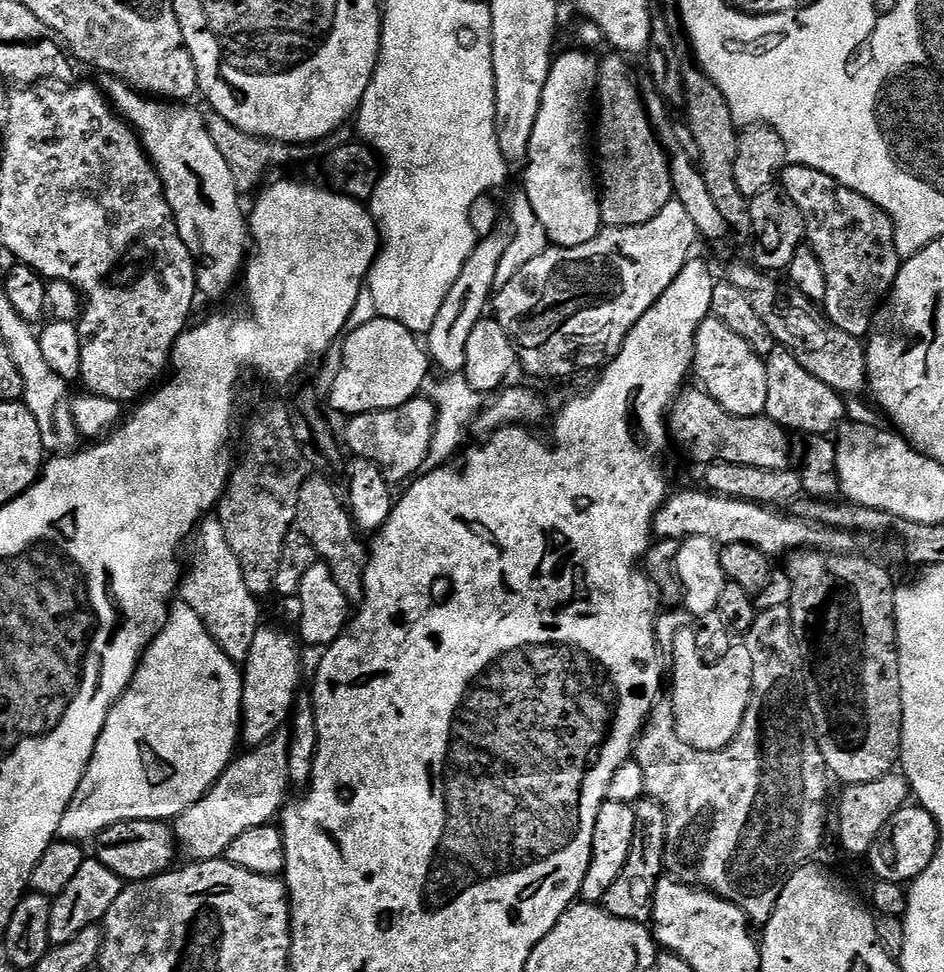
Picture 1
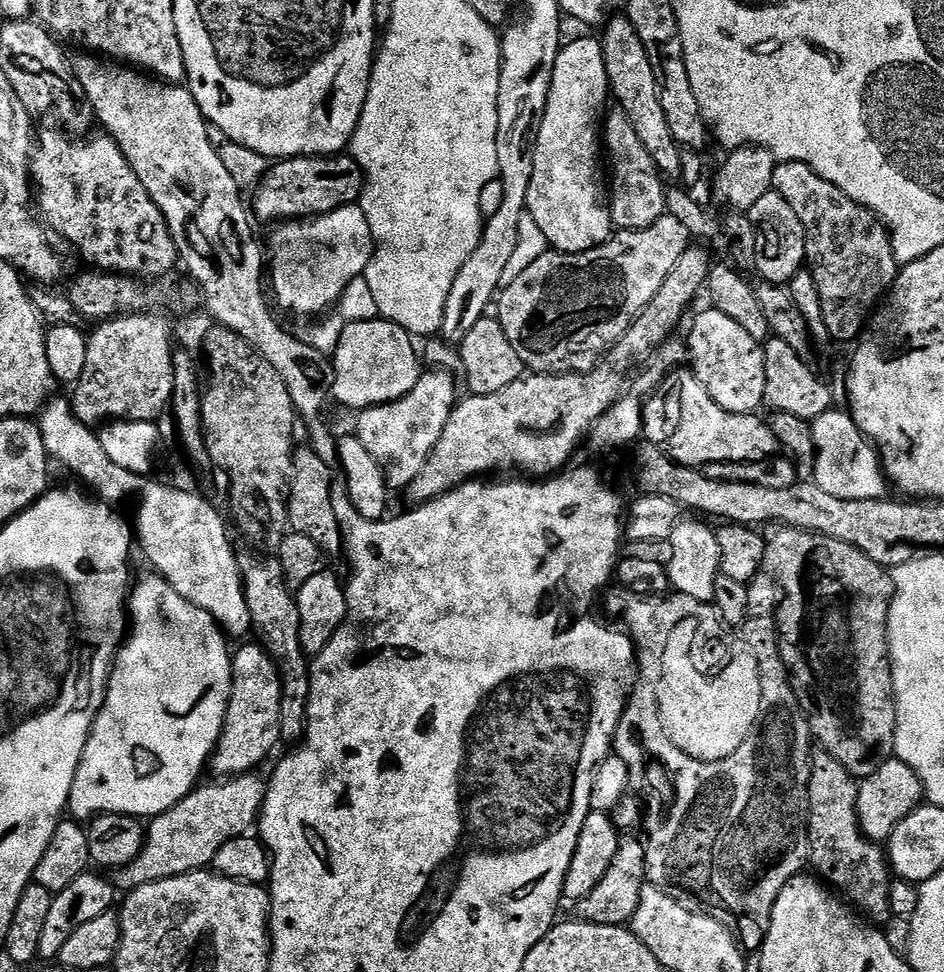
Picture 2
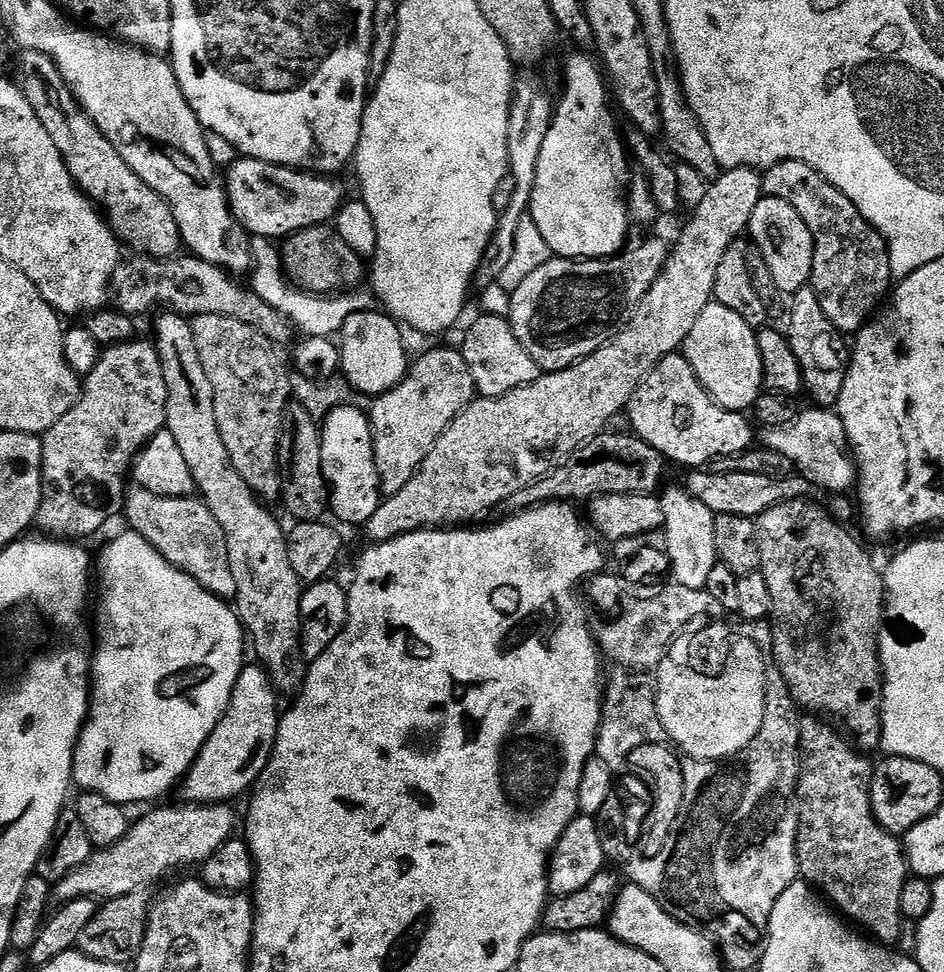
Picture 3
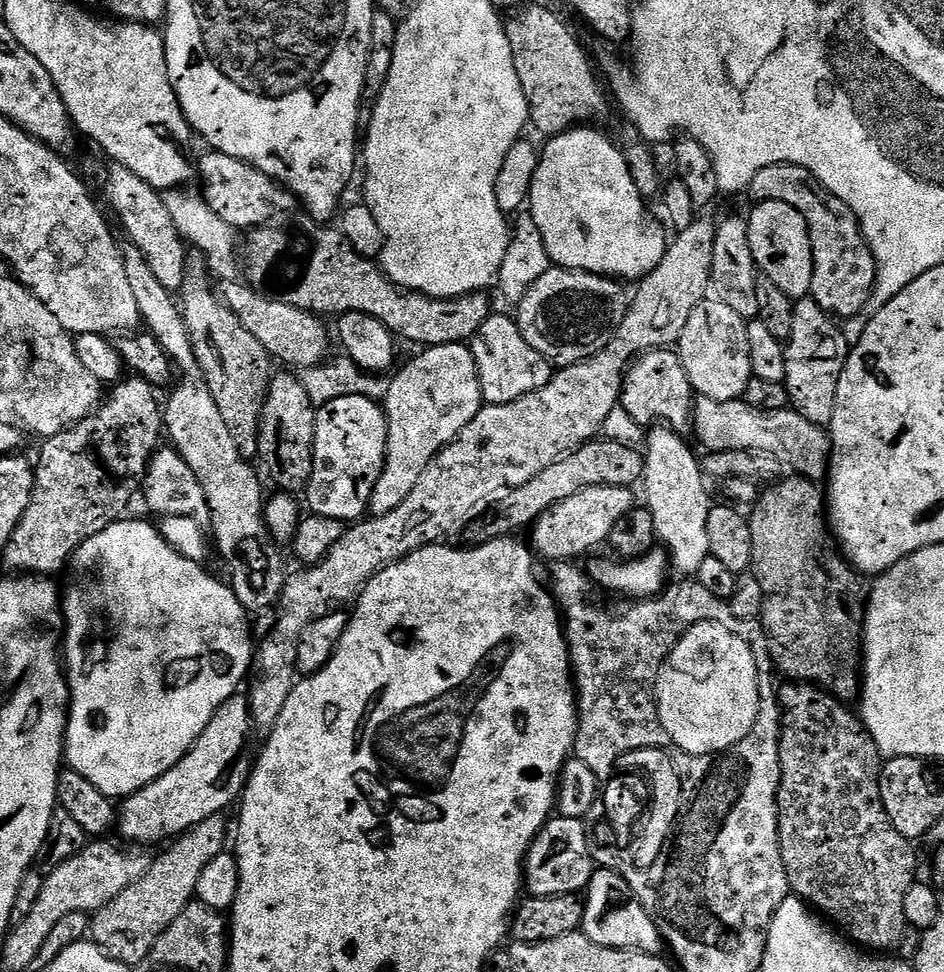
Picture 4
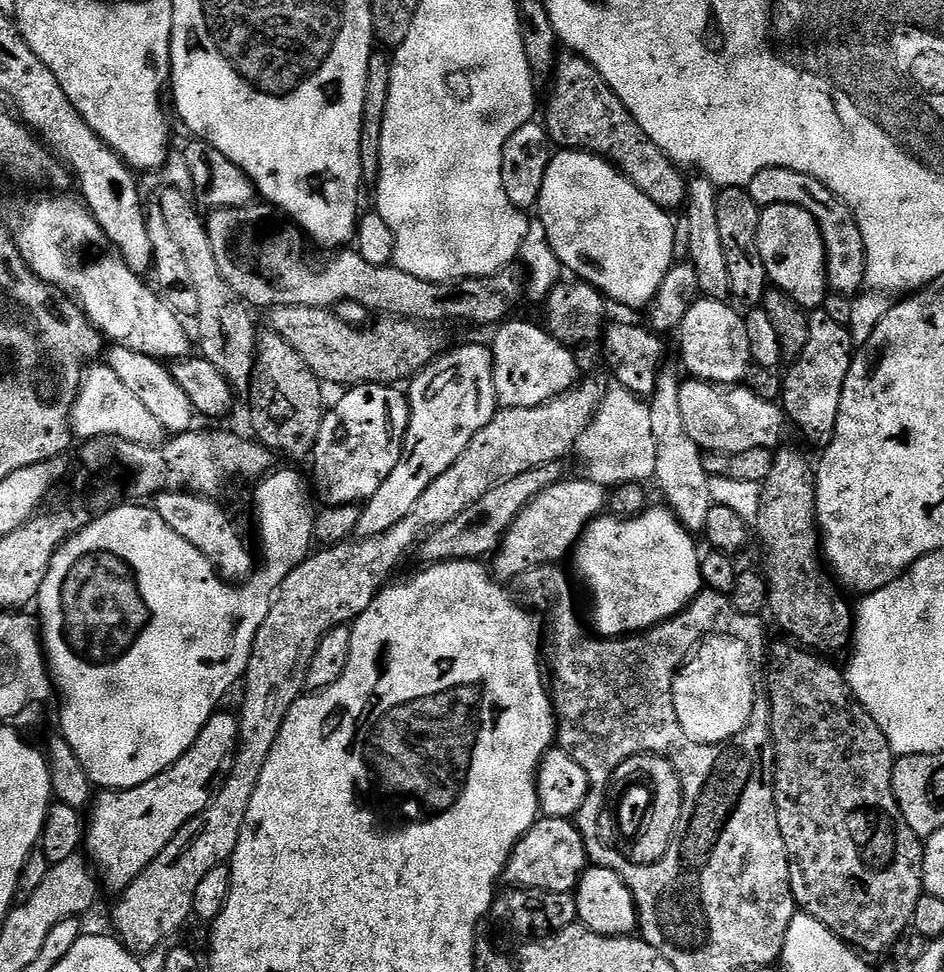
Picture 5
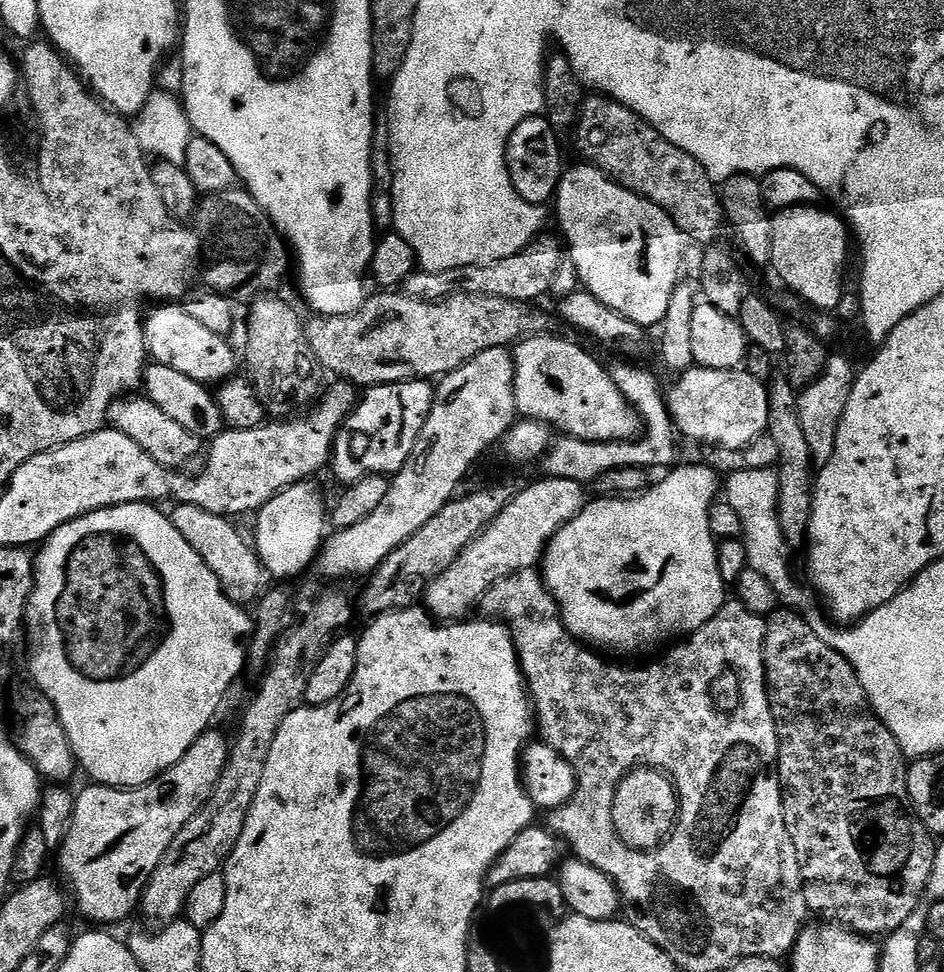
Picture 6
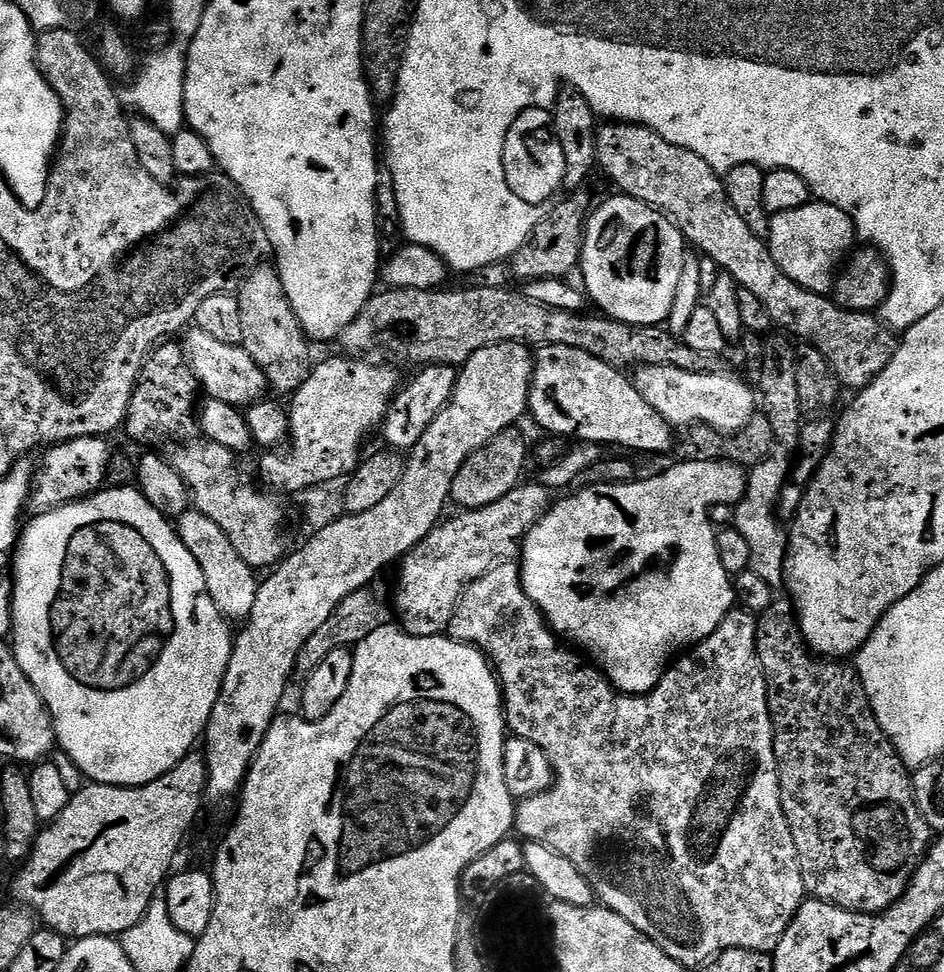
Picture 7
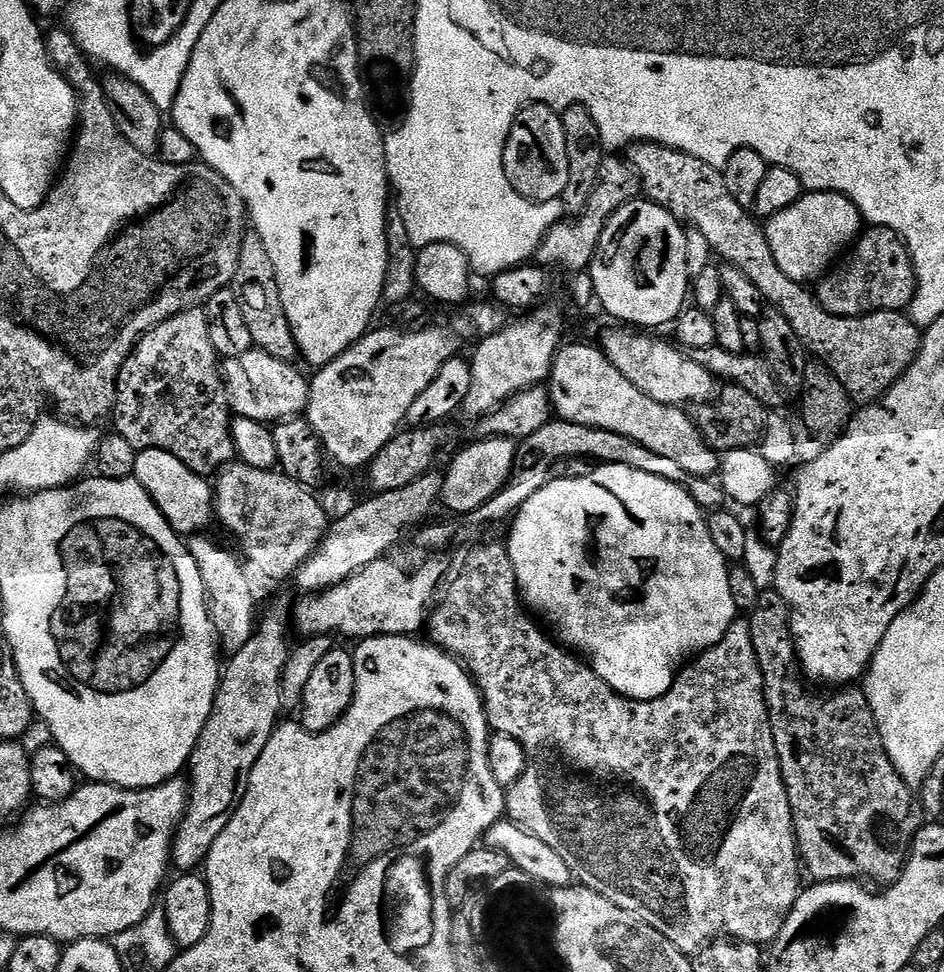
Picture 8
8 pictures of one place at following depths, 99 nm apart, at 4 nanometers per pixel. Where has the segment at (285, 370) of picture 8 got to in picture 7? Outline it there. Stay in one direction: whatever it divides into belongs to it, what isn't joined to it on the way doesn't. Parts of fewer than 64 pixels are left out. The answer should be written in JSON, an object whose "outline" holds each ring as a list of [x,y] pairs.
{"outline":[[[198,326],[193,327],[184,338],[185,340],[182,340],[184,358],[192,367],[197,385],[203,391],[205,388],[211,399],[237,406],[249,406],[265,399],[264,392],[269,391],[268,380],[244,347],[239,344],[218,342],[218,338],[210,338],[210,334],[206,334],[206,330]]]}

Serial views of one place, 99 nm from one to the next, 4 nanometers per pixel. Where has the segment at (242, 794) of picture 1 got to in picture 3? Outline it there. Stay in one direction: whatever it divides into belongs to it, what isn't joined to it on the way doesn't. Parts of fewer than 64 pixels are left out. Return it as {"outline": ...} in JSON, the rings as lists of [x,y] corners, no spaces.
{"outline":[[[225,802],[223,804],[209,804],[207,806],[183,806],[184,808],[156,808],[153,812],[148,812],[140,821],[133,823],[129,827],[128,833],[122,838],[122,842],[118,842],[110,848],[101,848],[93,851],[90,858],[86,858],[86,862],[82,862],[82,866],[78,866],[78,870],[74,870],[66,876],[66,878],[60,880],[54,885],[54,896],[61,905],[70,902],[71,900],[78,900],[80,898],[92,898],[97,902],[103,902],[106,900],[113,900],[114,898],[122,898],[126,894],[134,894],[135,892],[143,892],[151,889],[151,884],[159,882],[163,876],[168,876],[171,872],[176,872],[179,868],[188,868],[191,864],[195,866],[203,865],[205,860],[210,858],[210,854],[214,854],[214,850],[218,850],[218,846],[222,846],[227,840],[233,839],[237,835],[236,832],[236,812],[232,809],[231,803]]]}

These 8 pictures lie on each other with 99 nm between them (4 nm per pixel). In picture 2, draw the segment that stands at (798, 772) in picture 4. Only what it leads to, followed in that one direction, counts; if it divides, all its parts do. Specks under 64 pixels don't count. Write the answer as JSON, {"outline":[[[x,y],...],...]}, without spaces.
{"outline":[[[813,751],[812,773],[808,787],[808,860],[811,871],[825,885],[835,889],[849,905],[859,909],[869,921],[880,922],[876,920],[883,920],[884,922],[892,916],[890,892],[894,875],[889,867],[885,849],[879,843],[869,840],[864,835],[864,831],[860,829],[860,819],[856,813],[859,789],[857,777],[852,776],[850,770],[846,770],[846,766],[842,766],[842,762],[838,762],[826,751]]]}

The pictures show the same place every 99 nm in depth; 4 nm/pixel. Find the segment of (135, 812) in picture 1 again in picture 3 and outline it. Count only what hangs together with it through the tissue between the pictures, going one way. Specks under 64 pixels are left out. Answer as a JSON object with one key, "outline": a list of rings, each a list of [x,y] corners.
{"outline":[[[124,530],[121,536],[114,537],[105,546],[100,560],[98,556],[98,588],[99,584],[100,620],[104,625],[100,629],[97,627],[94,632],[88,718],[80,732],[80,741],[76,744],[76,753],[72,759],[72,778],[77,789],[97,792],[110,798],[110,802],[115,804],[144,804],[147,800],[156,800],[159,796],[166,795],[175,784],[177,787],[183,781],[189,766],[202,750],[206,738],[210,738],[214,726],[218,726],[218,722],[224,717],[230,702],[230,694],[238,682],[238,674],[246,667],[246,633],[239,616],[236,615],[235,607],[227,599],[210,594],[205,588],[198,586],[188,574],[166,562],[166,558],[162,558],[162,554],[154,550],[154,546],[150,546],[137,532],[131,530]]]}

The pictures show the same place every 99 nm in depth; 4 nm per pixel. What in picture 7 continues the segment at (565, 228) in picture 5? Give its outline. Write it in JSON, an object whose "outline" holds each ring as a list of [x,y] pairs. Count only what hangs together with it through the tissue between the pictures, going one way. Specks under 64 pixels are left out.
{"outline":[[[615,194],[609,198],[605,204],[600,204],[596,208],[596,213],[589,215],[586,220],[584,230],[584,249],[580,255],[580,267],[586,278],[586,296],[589,301],[597,304],[599,311],[603,315],[611,316],[614,320],[620,320],[623,324],[654,324],[663,325],[670,314],[670,306],[674,306],[674,294],[678,291],[678,278],[682,278],[682,266],[686,255],[686,241],[684,235],[679,232],[674,225],[667,220],[658,210],[654,210],[649,204],[644,204],[640,200],[635,200],[632,196]]]}

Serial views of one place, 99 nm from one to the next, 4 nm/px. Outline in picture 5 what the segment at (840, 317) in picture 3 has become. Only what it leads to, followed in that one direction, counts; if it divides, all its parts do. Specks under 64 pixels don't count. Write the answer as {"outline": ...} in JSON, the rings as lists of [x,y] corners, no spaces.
{"outline":[[[770,166],[766,170],[758,170],[747,187],[750,198],[762,210],[775,204],[793,204],[806,210],[818,222],[822,230],[825,245],[830,249],[828,258],[828,286],[833,293],[852,298],[864,286],[866,278],[866,246],[862,242],[862,230],[846,205],[832,193],[818,178],[810,174],[802,174],[798,170],[786,170],[778,166]]]}

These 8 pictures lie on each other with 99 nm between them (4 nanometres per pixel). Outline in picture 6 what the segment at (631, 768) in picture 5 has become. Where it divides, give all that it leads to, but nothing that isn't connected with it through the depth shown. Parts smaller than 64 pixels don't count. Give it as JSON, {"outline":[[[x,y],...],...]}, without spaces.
{"outline":[[[637,767],[616,787],[612,821],[616,833],[629,848],[651,851],[671,835],[679,817],[679,797],[671,779],[659,769]]]}

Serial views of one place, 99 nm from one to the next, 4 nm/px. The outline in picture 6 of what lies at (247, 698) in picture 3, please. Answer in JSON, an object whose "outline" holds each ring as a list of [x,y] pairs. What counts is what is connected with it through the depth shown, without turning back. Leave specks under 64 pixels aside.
{"outline":[[[209,730],[207,732],[204,732],[202,735],[200,735],[200,737],[198,737],[198,739],[194,742],[194,746],[190,746],[190,750],[186,750],[186,754],[182,754],[182,758],[177,762],[177,764],[175,764],[174,766],[170,766],[164,772],[161,772],[160,775],[157,776],[156,779],[150,781],[149,784],[143,784],[142,786],[138,786],[137,788],[109,788],[107,784],[93,783],[91,785],[92,788],[84,788],[81,790],[81,792],[77,791],[75,793],[76,805],[74,806],[74,818],[70,822],[70,830],[66,834],[66,838],[63,840],[63,842],[60,843],[60,845],[58,845],[58,852],[60,852],[60,857],[58,857],[57,860],[55,857],[54,864],[55,864],[55,867],[56,867],[56,864],[58,867],[60,867],[60,876],[62,879],[65,880],[66,883],[68,883],[69,889],[67,888],[67,891],[70,893],[70,896],[71,896],[70,891],[72,891],[72,896],[74,899],[76,899],[77,910],[80,911],[81,914],[84,915],[86,919],[93,920],[93,922],[96,923],[93,925],[108,926],[104,924],[116,924],[119,922],[119,920],[126,919],[127,916],[130,915],[132,911],[135,913],[137,909],[139,909],[140,898],[144,893],[144,888],[148,885],[148,879],[150,879],[150,877],[154,874],[154,870],[158,866],[158,862],[162,862],[162,854],[166,854],[166,850],[170,850],[170,842],[174,842],[174,838],[178,838],[178,834],[182,830],[182,826],[186,826],[186,822],[190,822],[190,818],[194,818],[194,814],[198,814],[198,810],[202,810],[202,806],[210,798],[210,794],[214,790],[214,786],[218,786],[218,778],[222,778],[222,770],[228,765],[229,747],[230,747],[230,740],[227,735],[224,737],[223,734],[220,732],[215,732],[215,730]]]}

